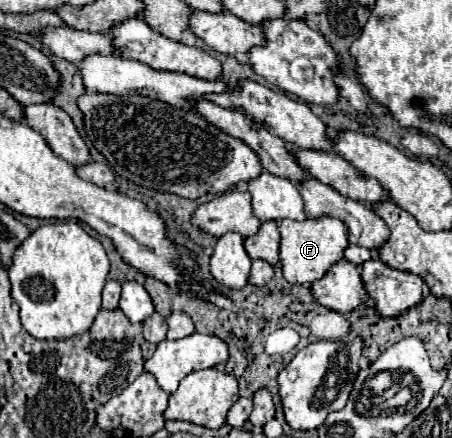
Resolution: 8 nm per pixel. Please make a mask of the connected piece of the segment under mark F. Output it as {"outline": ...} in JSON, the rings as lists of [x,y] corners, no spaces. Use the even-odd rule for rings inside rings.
{"outline":[[[320,217],[320,219],[306,219],[306,221],[282,219],[278,227],[282,235],[280,261],[284,269],[284,279],[294,285],[308,285],[324,277],[324,273],[334,263],[344,259],[344,249],[350,245],[348,229],[344,229],[344,223],[334,217]]]}

